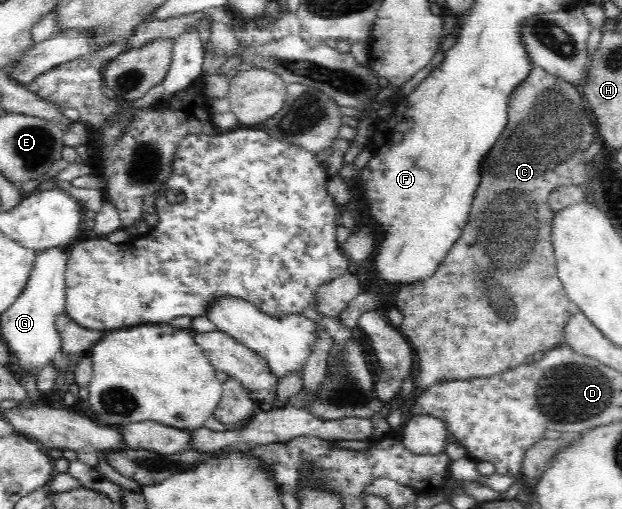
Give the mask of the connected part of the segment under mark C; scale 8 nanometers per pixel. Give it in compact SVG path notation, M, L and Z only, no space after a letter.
M534 64L510 95L506 129L483 160L483 178L460 238L430 279L416 287L400 288L392 302L404 317L398 330L417 354L418 372L413 381L420 388L427 389L445 378L492 376L522 364L530 354L563 342L567 322L579 308L566 296L557 275L552 242L554 212L546 200L555 188L582 186L588 178L588 168L584 172L580 156L597 138L586 108L578 88Z

